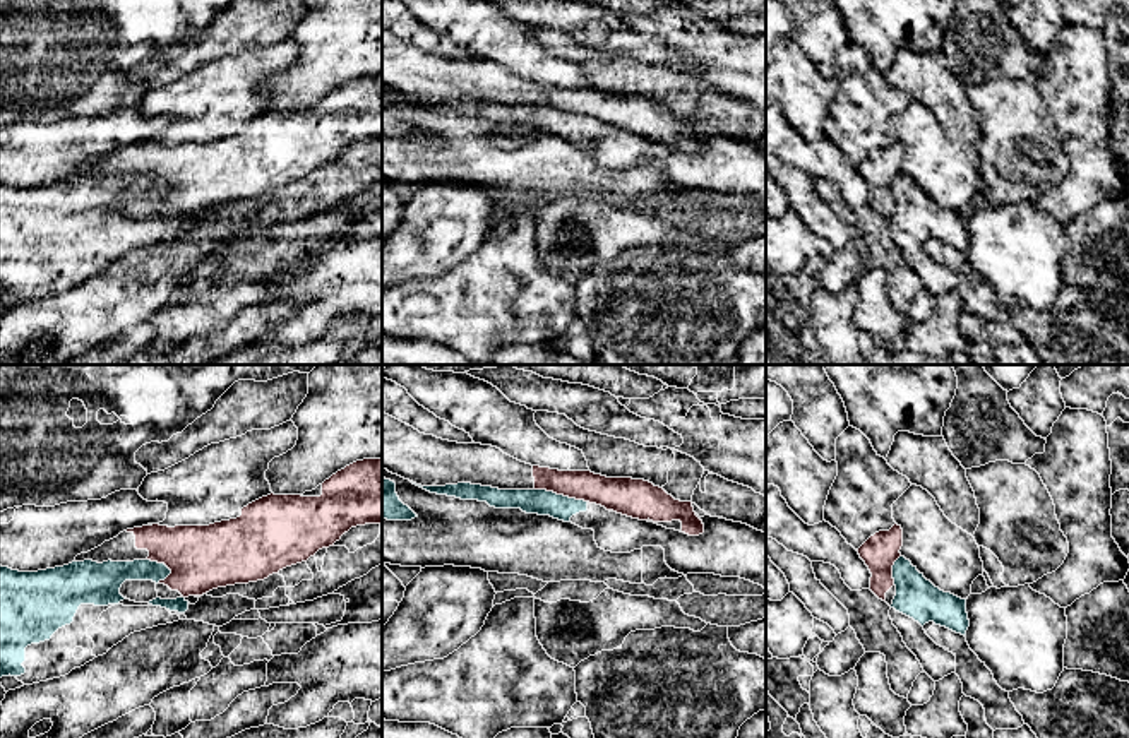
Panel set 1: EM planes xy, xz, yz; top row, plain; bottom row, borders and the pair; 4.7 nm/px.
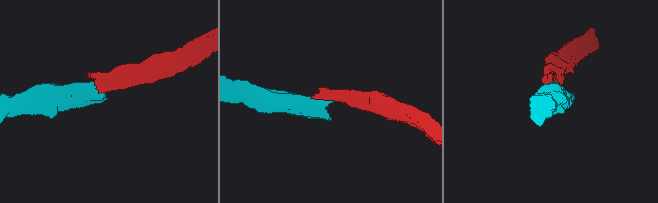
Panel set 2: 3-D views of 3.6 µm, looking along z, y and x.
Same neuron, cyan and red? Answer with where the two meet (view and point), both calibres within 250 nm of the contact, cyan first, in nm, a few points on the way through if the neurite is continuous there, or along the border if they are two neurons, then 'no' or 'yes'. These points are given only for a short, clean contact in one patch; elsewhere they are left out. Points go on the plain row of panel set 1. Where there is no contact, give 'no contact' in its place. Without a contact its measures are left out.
meets cyan in xz at (561, 112); 120 nm thick on the cyan side, 160 nm on the other; border along xz (535, 105), (545, 105), (586, 119); no

